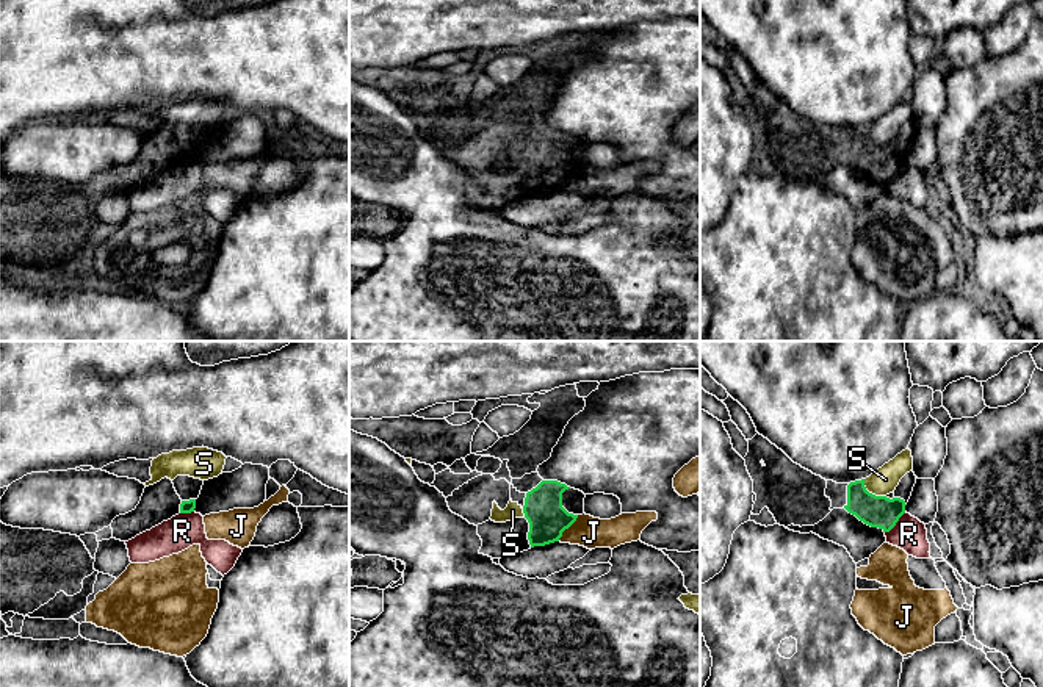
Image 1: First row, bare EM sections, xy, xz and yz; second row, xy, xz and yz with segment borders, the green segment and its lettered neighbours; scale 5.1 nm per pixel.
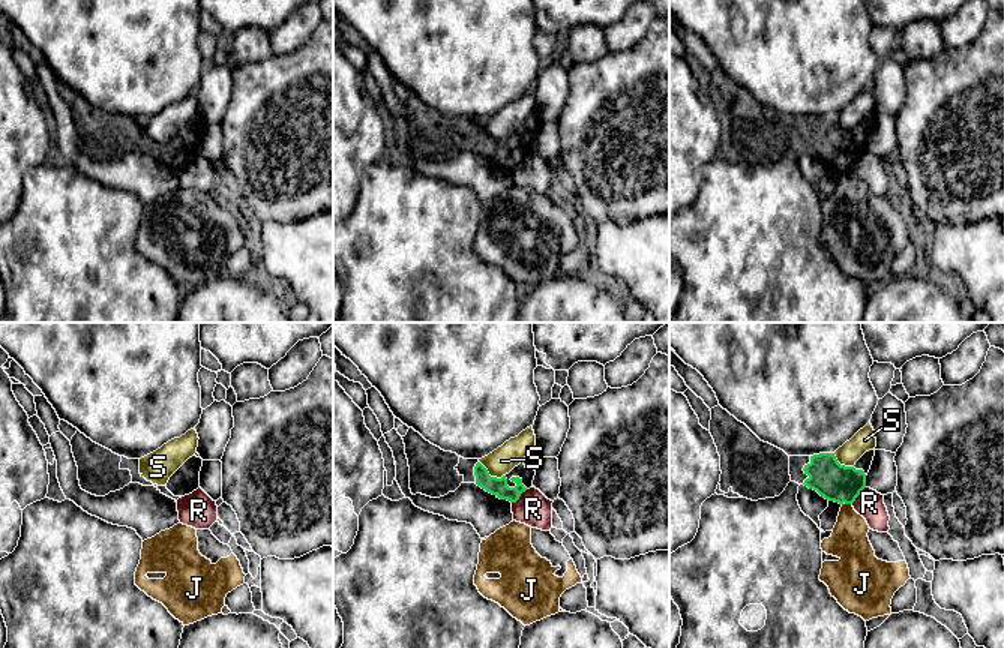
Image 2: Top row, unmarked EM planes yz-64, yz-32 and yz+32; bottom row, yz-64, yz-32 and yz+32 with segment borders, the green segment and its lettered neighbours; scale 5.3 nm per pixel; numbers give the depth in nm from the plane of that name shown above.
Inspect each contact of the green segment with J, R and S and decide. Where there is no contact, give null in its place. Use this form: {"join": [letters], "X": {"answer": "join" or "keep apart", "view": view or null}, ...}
{"join": [], "J": {"answer": "keep apart", "view": "xz"}, "R": {"answer": "keep apart", "view": "yz"}, "S": {"answer": "keep apart", "view": "yz"}}

